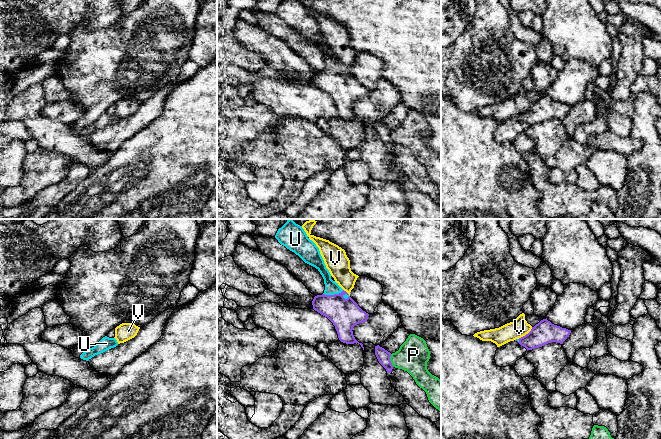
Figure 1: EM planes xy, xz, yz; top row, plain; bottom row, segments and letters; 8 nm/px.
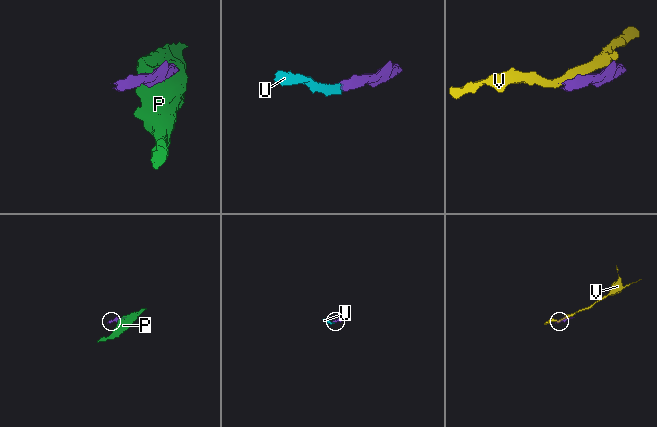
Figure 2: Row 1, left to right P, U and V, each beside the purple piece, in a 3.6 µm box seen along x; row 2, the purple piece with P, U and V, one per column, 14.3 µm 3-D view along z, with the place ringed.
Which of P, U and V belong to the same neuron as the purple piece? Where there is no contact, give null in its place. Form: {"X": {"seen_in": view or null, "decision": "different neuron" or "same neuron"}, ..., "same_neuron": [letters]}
{"P": {"seen_in": "xz", "decision": "different neuron"}, "U": {"seen_in": "xz", "decision": "same neuron"}, "V": {"seen_in": "yz", "decision": "different neuron"}, "same_neuron": ["U"]}

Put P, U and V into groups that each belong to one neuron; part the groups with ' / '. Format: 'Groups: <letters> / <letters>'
Groups: P / U / V

